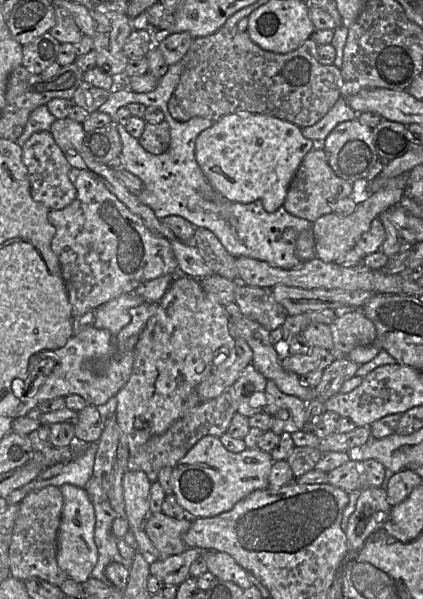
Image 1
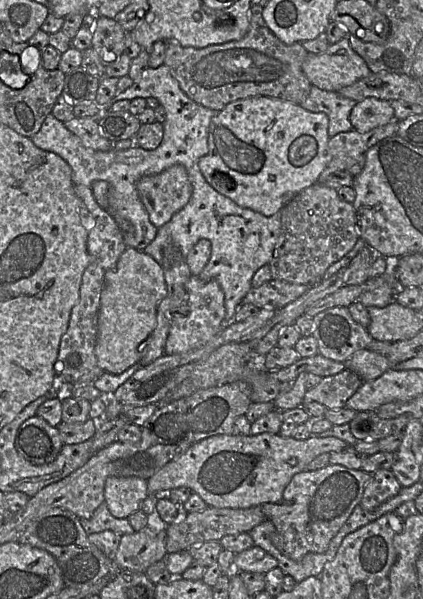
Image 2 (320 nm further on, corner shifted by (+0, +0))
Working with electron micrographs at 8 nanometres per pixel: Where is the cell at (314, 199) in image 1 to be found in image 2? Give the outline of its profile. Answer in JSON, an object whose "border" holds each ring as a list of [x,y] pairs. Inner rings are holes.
{"border":[[[397,120],[365,133],[356,130],[340,132],[328,140],[327,163],[318,177],[317,183],[323,184],[335,172],[348,170],[359,157],[383,139],[396,134]]]}

